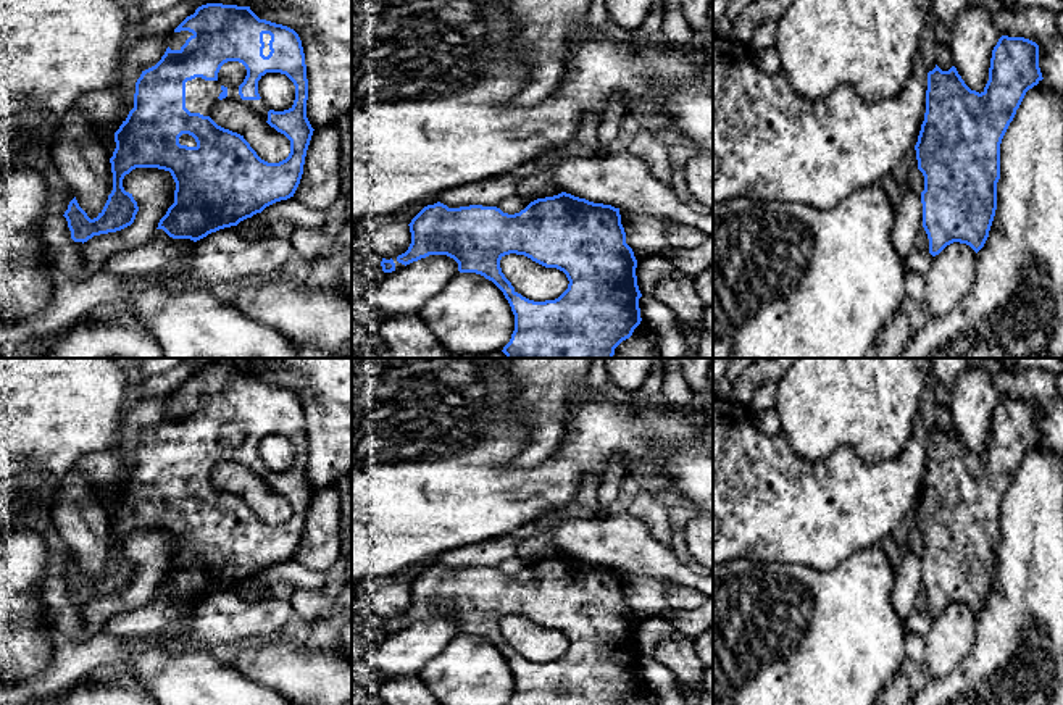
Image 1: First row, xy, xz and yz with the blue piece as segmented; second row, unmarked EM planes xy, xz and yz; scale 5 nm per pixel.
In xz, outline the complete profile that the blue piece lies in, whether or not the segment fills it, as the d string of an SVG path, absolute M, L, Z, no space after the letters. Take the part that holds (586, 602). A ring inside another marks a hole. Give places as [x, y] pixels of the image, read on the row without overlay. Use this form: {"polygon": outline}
{"polygon": "M566 553L537 560L515 576L497 568L448 569L437 563L424 568L408 587L408 611L397 619L382 619L377 631L390 636L429 616L453 619L460 634L481 636L503 653L515 676L515 692L508 705L621 705L642 682L637 621L626 605L619 569ZM510 615L563 632L569 642L568 650L555 661L534 663L523 658L500 629L500 621Z"}

